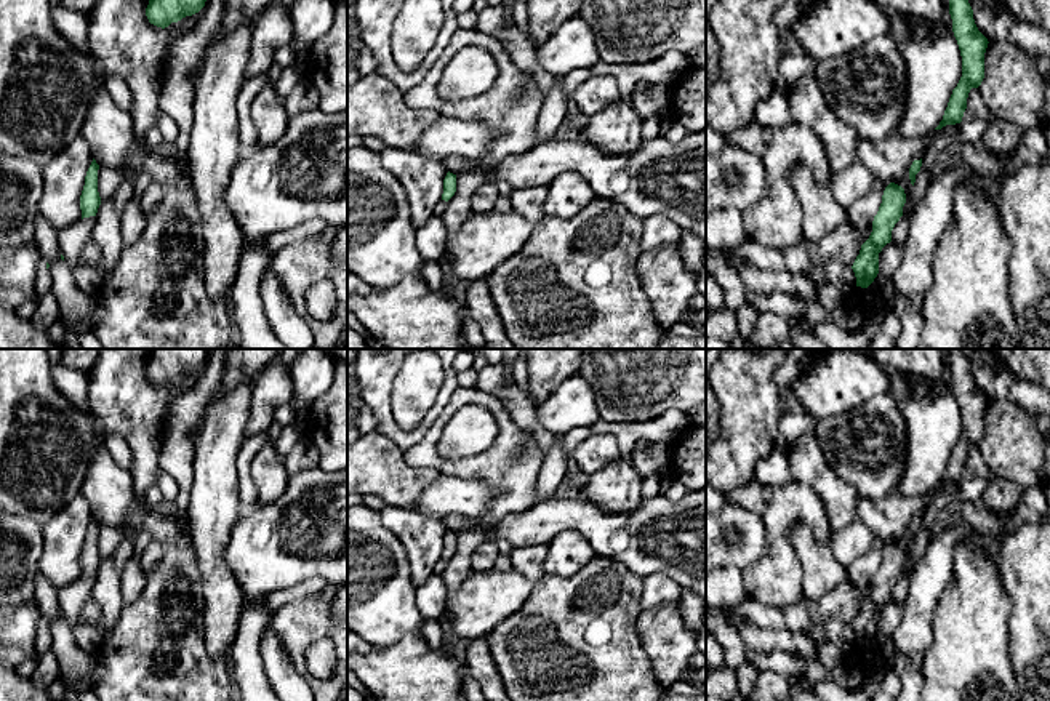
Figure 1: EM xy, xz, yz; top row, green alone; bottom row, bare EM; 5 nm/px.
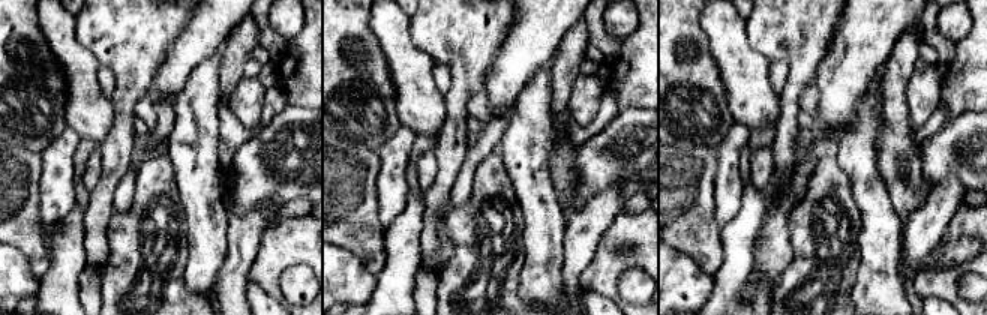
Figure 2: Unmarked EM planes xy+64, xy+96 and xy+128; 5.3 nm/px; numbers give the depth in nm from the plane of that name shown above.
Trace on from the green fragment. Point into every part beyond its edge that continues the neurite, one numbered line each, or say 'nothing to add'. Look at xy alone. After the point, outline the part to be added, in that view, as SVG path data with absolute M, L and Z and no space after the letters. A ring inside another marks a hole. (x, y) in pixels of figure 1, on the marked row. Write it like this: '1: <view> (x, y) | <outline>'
nothing to add

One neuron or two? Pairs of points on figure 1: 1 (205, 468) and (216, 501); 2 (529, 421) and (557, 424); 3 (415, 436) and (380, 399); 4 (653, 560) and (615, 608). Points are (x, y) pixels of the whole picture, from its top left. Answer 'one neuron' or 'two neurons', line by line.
1: one neuron
2: two neurons
3: one neuron
4: two neurons

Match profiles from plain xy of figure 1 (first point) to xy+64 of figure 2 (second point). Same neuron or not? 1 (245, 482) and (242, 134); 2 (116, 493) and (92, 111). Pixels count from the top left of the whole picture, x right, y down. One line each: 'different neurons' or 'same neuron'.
1: same neuron
2: same neuron

